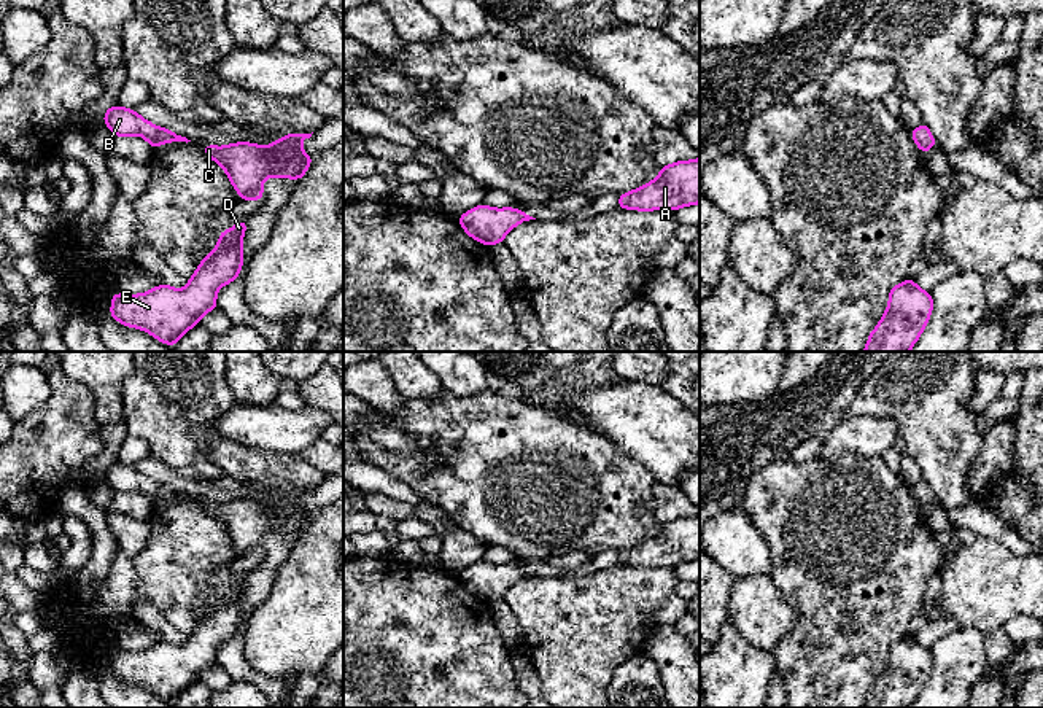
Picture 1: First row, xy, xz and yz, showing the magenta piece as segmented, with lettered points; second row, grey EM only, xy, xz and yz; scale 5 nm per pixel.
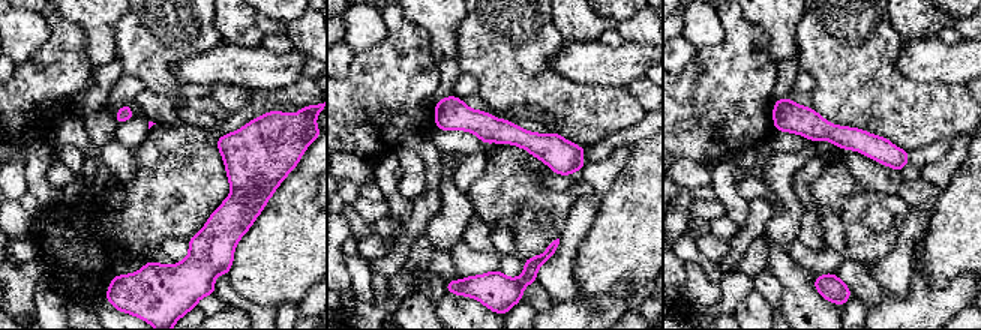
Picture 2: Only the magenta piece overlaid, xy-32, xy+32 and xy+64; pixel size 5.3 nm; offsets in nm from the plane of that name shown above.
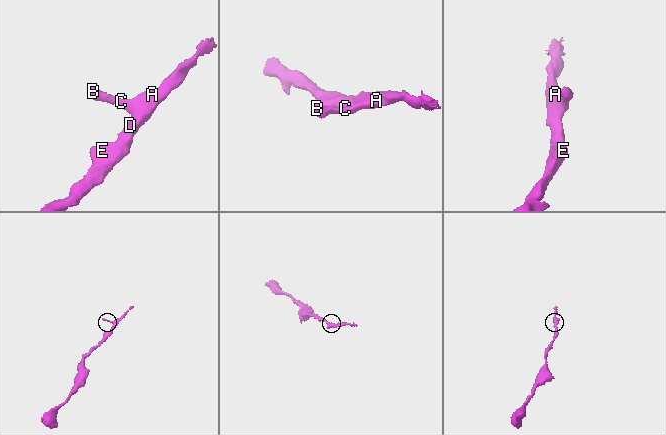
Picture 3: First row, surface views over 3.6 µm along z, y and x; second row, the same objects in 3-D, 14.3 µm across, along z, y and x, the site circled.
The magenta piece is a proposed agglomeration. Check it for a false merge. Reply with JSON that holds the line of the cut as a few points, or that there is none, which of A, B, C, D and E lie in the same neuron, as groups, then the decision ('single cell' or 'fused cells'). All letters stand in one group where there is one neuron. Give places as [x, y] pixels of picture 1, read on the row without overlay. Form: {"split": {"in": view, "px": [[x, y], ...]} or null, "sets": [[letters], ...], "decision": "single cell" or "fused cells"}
{"split": null, "sets": [["A", "B", "C", "D", "E"]], "decision": "single cell"}

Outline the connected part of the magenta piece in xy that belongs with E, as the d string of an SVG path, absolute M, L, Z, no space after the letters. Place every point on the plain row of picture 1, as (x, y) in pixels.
M246 576L235 579L231 587L221 587L215 606L202 616L181 646L162 640L142 651L114 649L110 673L175 703L186 687L218 663L218 646L238 633L243 622L245 587Z

